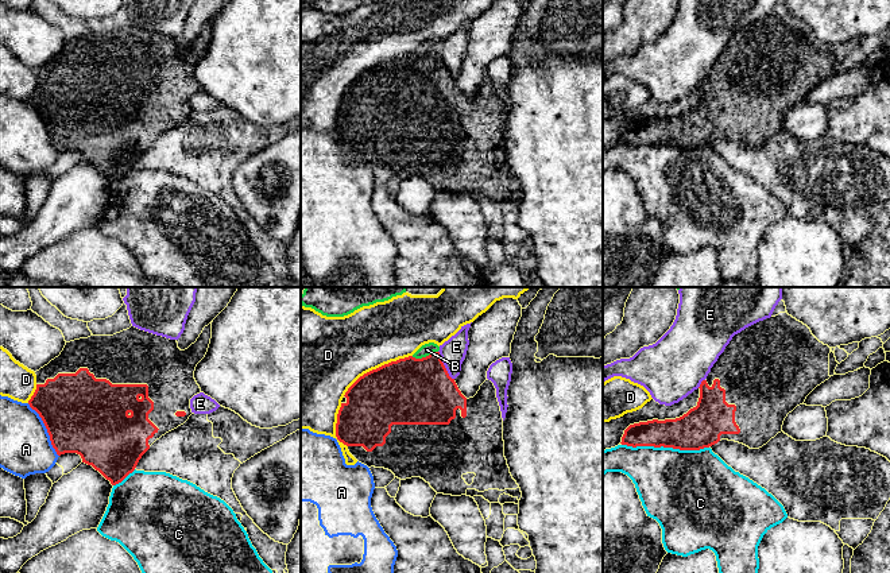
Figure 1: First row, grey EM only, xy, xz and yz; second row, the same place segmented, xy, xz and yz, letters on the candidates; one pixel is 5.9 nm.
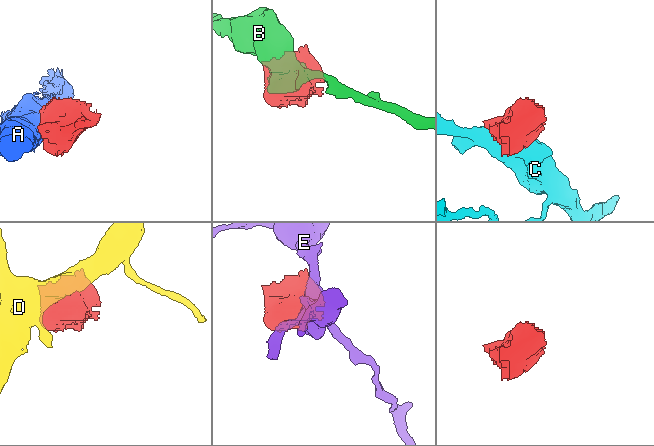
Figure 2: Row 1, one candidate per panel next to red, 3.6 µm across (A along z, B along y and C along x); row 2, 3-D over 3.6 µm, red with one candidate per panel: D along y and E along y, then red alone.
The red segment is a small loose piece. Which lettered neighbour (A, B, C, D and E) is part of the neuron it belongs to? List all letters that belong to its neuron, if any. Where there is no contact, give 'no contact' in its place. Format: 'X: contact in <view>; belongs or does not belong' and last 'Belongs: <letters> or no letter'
A: contact in xy; does not belong
B: contact in xz; does not belong
C: contact in yz; does not belong
D: contact in xz; does not belong
E: contact in xz; does not belong
Belongs: no letter

